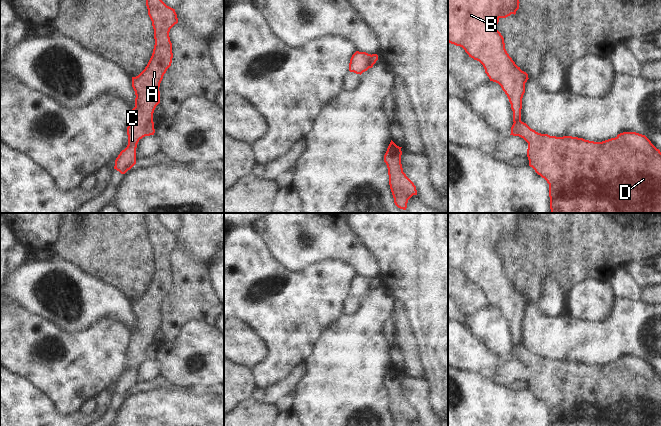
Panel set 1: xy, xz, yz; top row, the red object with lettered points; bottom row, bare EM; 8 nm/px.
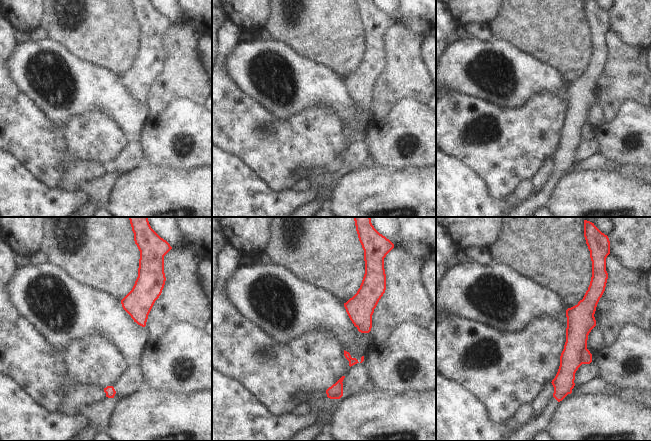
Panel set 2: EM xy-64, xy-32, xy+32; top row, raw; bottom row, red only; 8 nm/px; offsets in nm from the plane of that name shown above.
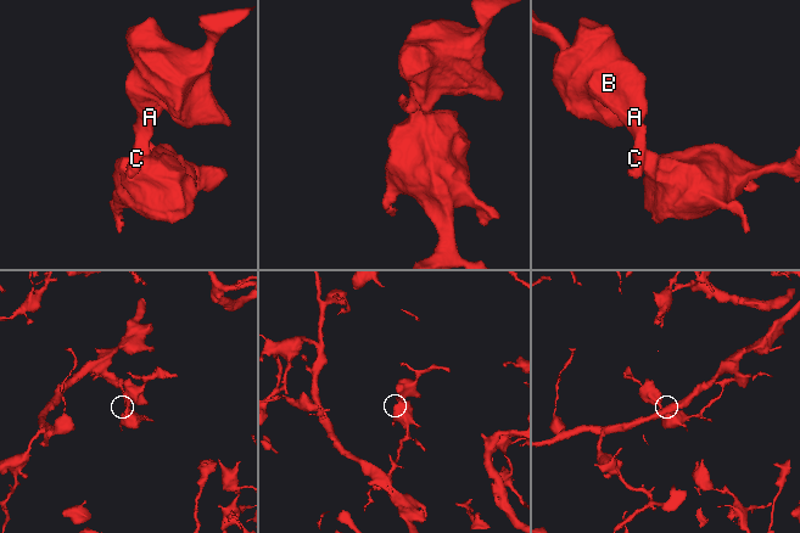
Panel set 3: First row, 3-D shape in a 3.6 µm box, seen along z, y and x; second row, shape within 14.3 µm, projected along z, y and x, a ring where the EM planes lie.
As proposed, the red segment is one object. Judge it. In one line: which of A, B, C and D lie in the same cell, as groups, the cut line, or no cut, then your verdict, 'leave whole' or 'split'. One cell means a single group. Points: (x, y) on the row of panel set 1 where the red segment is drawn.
A B C / D | xy (152, 121), (146, 125), (146, 135) | split

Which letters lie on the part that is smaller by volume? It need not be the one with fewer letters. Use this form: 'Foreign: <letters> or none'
Foreign: A, B, C

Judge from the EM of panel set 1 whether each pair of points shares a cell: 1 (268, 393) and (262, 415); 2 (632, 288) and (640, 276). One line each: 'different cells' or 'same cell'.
1: different cells
2: different cells

